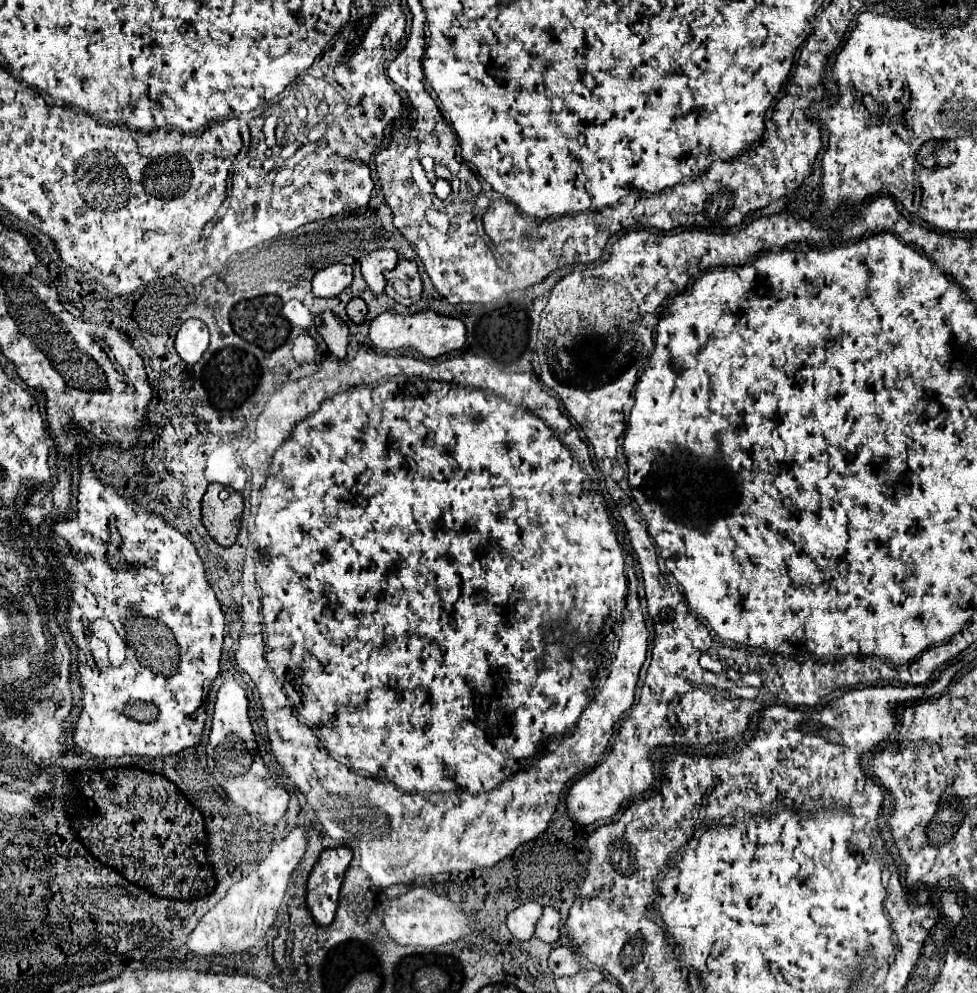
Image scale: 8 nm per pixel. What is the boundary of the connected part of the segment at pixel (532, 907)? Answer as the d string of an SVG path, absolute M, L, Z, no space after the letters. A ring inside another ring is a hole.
M528 901L524 905L520 905L516 911L512 911L508 915L508 929L510 933L520 939L520 941L528 941L534 937L534 931L536 931L536 921L540 919L540 913L542 913L542 907L534 901Z

